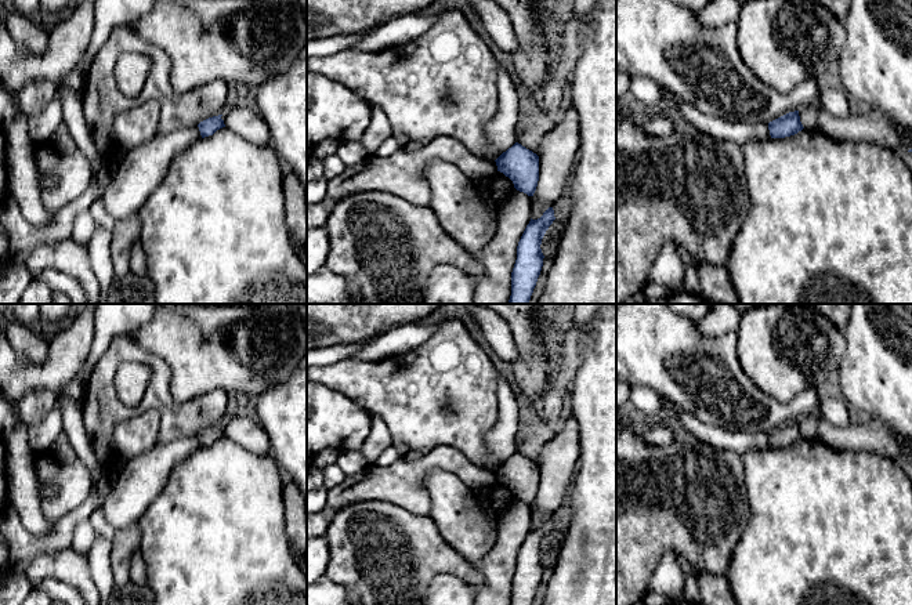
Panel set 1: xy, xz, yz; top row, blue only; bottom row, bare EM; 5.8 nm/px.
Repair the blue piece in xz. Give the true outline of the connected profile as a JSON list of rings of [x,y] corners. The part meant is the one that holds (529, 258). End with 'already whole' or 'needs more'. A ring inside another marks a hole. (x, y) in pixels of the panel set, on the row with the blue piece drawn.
[[[549,207],[540,218],[531,218],[526,225],[517,246],[517,260],[511,272],[511,296],[509,304],[529,304],[543,267],[542,239],[554,220],[554,210]]] | already whole

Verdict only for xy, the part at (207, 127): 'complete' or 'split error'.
complete

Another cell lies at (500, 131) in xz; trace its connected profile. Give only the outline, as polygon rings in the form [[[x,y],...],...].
[[[497,64],[499,111],[485,128],[486,148],[482,159],[496,160],[517,142],[515,128],[521,117],[520,94],[507,66]]]

